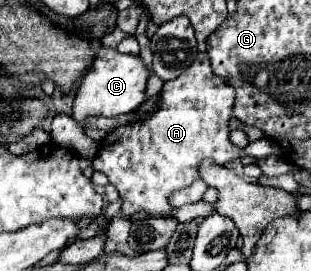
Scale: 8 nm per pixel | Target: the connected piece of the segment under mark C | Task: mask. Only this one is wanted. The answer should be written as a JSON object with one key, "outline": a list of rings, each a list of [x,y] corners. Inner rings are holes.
{"outline":[[[100,47],[92,69],[84,75],[74,97],[74,119],[84,123],[88,117],[116,117],[122,113],[134,113],[146,101],[148,69],[140,55],[124,55],[110,47]]]}

